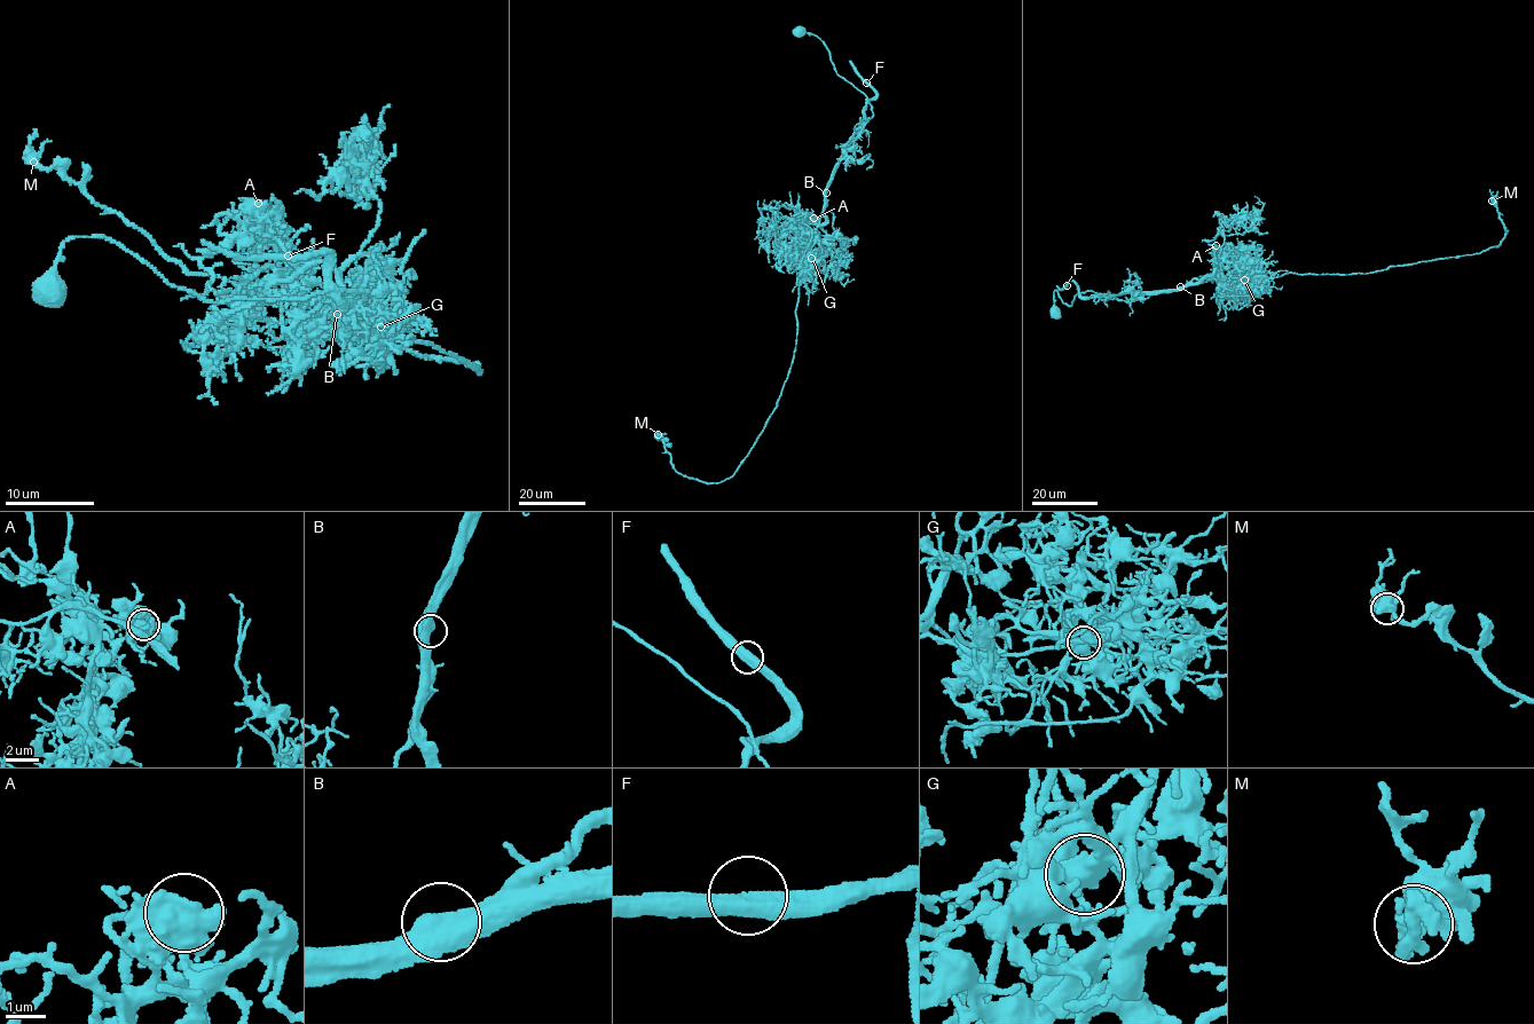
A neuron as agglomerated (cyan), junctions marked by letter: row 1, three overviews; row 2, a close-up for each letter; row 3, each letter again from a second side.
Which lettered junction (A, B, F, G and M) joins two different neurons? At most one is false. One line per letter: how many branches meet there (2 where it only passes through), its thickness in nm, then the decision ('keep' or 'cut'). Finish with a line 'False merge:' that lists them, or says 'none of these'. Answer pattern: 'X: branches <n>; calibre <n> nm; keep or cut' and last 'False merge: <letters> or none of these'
A: branches 3; calibre 500 nm; keep
B: branches 2; calibre 650 nm; cut
F: branches 2; calibre 550 nm; keep
G: branches 2; calibre 550 nm; keep
M: branches 2; calibre 600 nm; keep
False merge: B

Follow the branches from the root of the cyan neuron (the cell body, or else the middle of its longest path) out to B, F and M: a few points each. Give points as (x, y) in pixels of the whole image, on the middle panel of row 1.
B: (799, 31), (818, 37), (826, 46), (835, 72), (867, 99), (864, 118), (844, 150), (826, 194)
F: (799, 31), (818, 37), (826, 46), (835, 72), (871, 100), (875, 92), (867, 83)
M: (799, 31), (818, 37), (867, 101), (800, 276), (787, 378), (724, 480), (678, 473), (658, 434)

